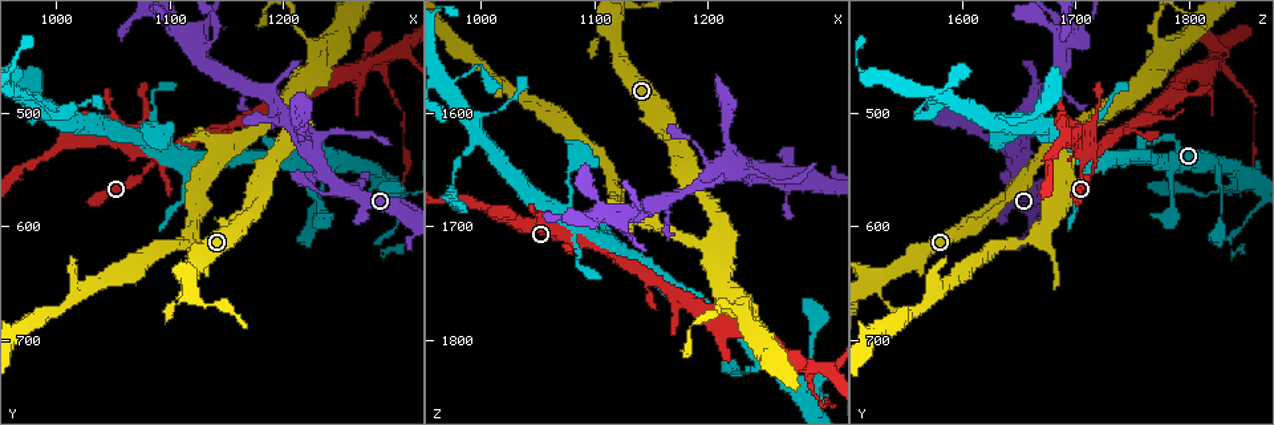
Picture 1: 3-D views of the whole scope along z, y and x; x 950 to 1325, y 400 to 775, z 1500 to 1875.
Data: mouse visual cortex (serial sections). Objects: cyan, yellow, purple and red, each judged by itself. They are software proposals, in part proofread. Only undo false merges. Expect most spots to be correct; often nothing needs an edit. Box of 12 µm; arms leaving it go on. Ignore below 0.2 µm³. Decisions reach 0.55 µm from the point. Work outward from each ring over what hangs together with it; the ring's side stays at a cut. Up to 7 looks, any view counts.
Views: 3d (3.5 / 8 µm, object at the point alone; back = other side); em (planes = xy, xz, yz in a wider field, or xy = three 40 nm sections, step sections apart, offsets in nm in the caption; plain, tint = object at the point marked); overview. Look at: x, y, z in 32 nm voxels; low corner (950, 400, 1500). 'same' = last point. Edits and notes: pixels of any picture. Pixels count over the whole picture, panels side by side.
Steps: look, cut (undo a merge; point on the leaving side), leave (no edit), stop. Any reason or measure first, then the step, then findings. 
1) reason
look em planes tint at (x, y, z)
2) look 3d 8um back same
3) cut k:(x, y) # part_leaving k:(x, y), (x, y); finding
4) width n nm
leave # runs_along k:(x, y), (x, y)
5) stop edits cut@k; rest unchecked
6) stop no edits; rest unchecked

a fork
look 3d 3.5um at (1282, 554, 1846)

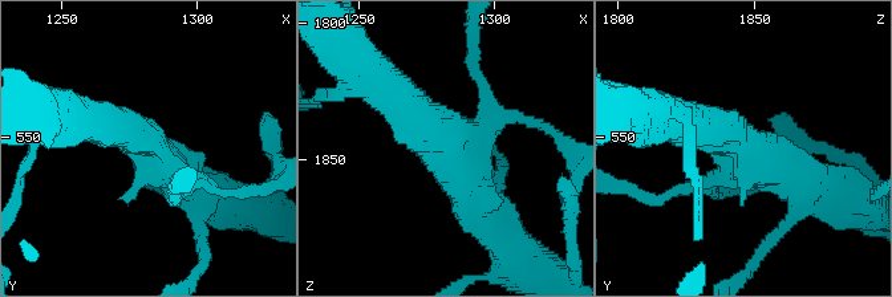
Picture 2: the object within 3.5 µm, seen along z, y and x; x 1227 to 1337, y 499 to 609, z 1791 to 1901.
look em xy step 1 tint at (1281, 554, 1849)

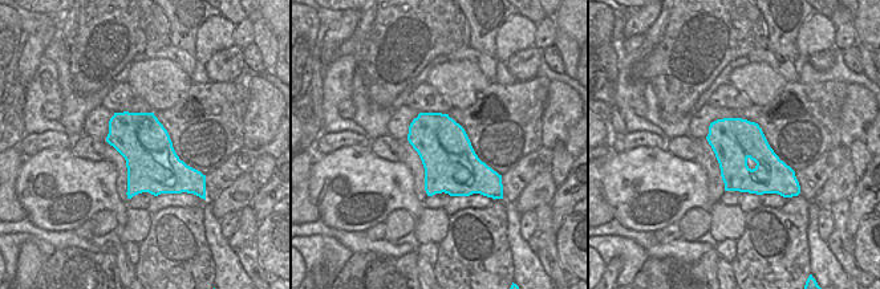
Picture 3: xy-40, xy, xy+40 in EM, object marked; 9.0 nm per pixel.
leave # runs_along 2:(393, 93), (487, 208); one cell here

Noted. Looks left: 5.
side arm on a straight run
look 3d 3.5um at (1228, 442, 1772)

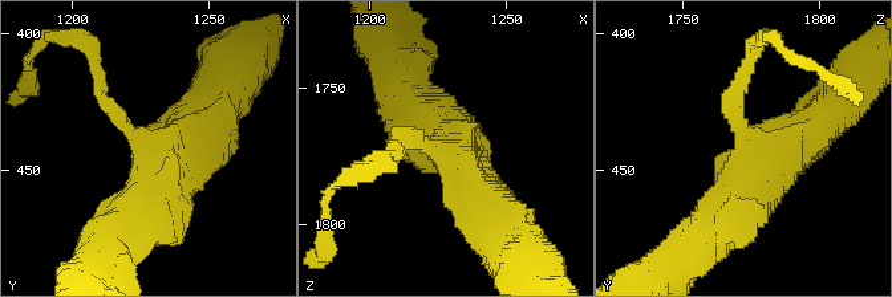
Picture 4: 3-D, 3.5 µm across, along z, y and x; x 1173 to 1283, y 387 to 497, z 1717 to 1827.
look em xy step 5 tint at (1227, 442, 1774)

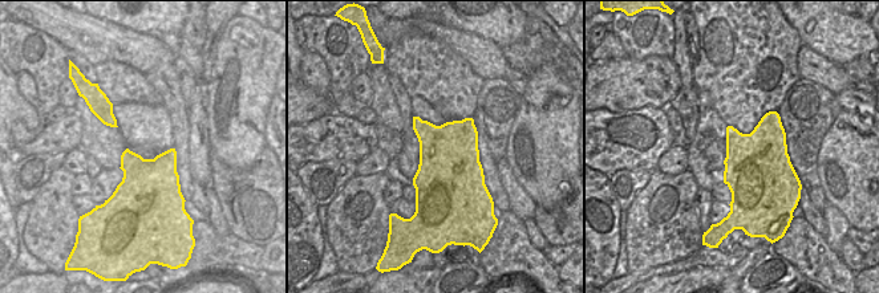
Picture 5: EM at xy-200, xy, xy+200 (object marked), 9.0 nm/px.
arms 3; arm_widths 200, 600, 600 nm
leave # runs_along 4:(709, 236), (749, 170), (814, 126); all the same cell

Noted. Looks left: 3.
look 3d 3.5um at (1118, 440, 1688)

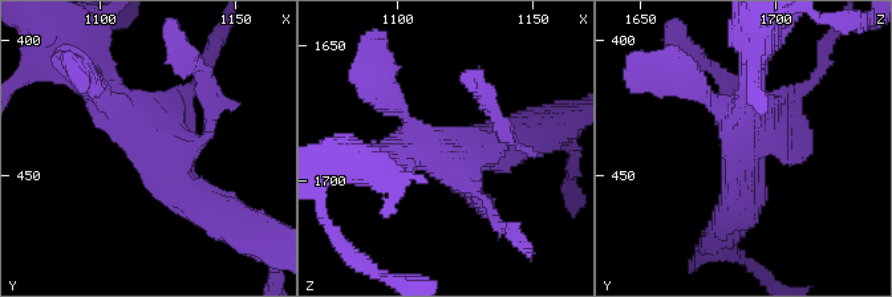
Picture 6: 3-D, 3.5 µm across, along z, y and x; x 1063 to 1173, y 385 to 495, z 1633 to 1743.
look em xy step 5 tint at (1120, 439, 1687)

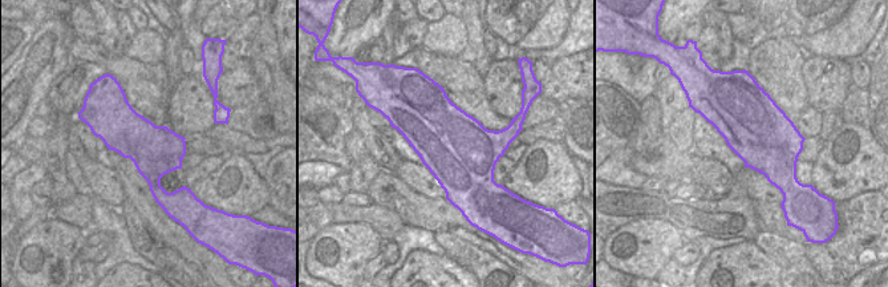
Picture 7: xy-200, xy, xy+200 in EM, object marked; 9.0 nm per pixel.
leave # runs_along 6:(215, 212), (93, 86); one cell here

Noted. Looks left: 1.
stop no edits; rest unchecked

